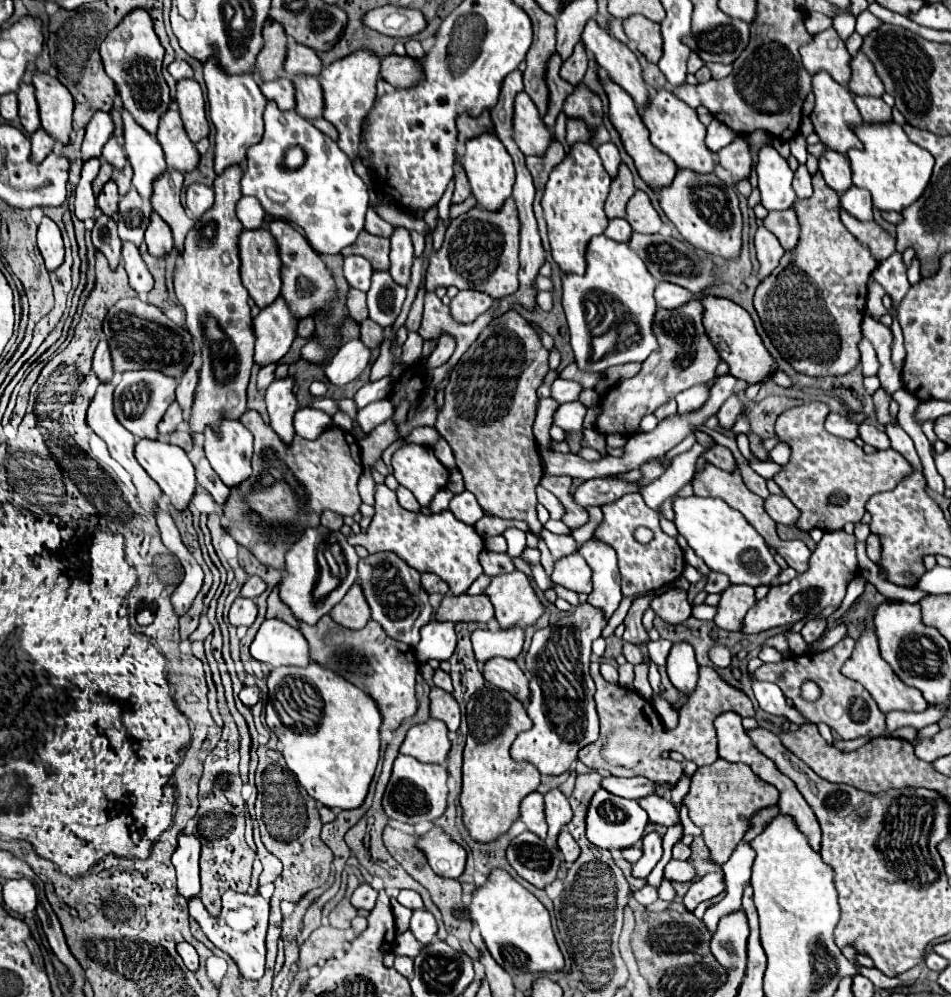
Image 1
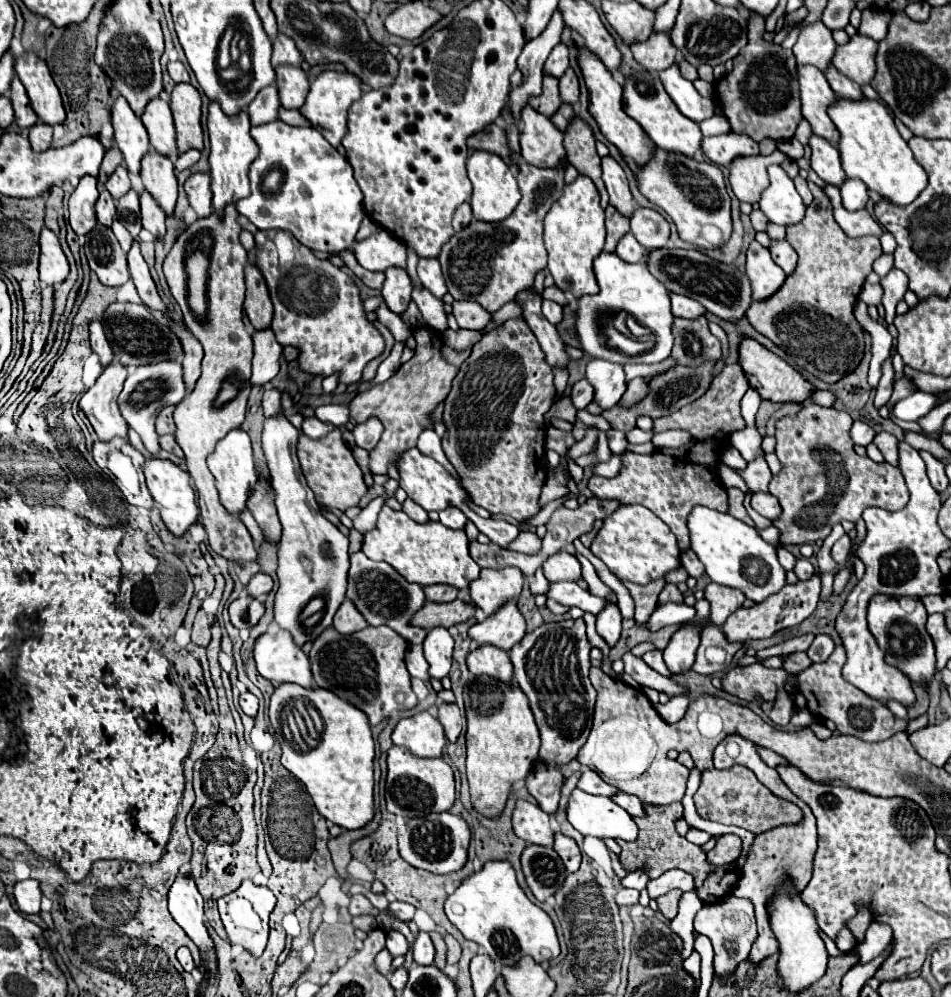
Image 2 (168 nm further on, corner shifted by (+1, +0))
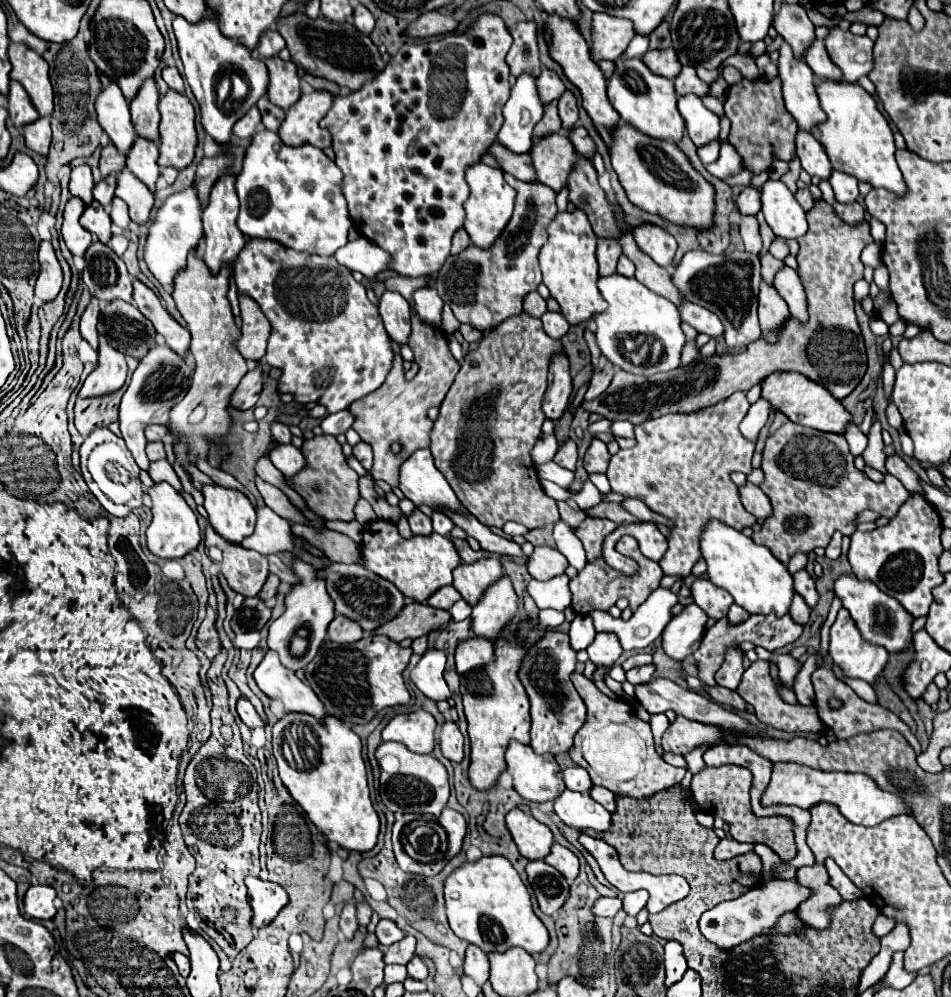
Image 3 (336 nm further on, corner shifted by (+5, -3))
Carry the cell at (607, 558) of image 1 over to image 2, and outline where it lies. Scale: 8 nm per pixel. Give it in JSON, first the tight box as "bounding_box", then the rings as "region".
{"bounding_box":[596,603,622,647],"region":[[[608,603],[606,609],[596,617],[596,631],[610,647],[614,647],[620,639],[622,633],[620,623],[622,623],[622,615],[614,603]]]}

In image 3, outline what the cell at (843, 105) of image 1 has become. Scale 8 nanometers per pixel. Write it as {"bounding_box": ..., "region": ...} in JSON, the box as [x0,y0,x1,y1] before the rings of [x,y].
{"bounding_box":[778,42,826,132],"region":[[[784,42],[780,46],[778,70],[788,112],[798,122],[800,130],[812,132],[818,124],[824,122],[826,114],[820,110],[814,74],[810,66],[806,62],[798,62],[792,54],[792,48]]]}

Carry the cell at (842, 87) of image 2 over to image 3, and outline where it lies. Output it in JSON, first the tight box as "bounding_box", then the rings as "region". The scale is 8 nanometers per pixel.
{"bounding_box":[806,40,842,82],"region":[[[816,40],[810,48],[806,56],[806,64],[812,68],[812,72],[816,74],[816,78],[820,80],[832,80],[832,82],[840,82],[842,80],[842,72],[840,68],[834,66],[834,62],[830,62],[828,52],[824,48],[824,42]]]}

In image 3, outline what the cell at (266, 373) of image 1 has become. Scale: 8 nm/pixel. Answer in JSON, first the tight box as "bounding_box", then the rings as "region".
{"bounding_box":[270,420,292,444],"region":[[[274,420],[274,422],[270,424],[270,430],[272,430],[272,436],[276,438],[276,442],[278,442],[278,444],[288,444],[288,442],[290,442],[290,438],[292,438],[292,434],[290,434],[288,426],[286,426],[286,424],[282,424],[282,422],[278,422],[278,420]]]}

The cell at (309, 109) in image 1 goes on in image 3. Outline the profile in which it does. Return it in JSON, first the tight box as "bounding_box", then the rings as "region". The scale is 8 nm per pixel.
{"bounding_box":[264,56,300,110],"region":[[[280,56],[264,60],[270,84],[268,84],[268,98],[272,104],[288,110],[300,98],[300,78],[296,64],[290,60],[282,60]]]}

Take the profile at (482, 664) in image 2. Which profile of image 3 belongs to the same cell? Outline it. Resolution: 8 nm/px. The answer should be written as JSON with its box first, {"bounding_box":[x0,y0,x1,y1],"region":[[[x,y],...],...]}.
{"bounding_box":[456,636,494,674],"region":[[[474,636],[470,640],[460,642],[460,646],[456,648],[456,670],[458,674],[464,674],[472,668],[492,664],[494,658],[494,644],[490,640]]]}

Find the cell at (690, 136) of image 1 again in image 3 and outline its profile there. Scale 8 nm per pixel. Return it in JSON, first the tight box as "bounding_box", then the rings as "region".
{"bounding_box":[608,58,686,144],"region":[[[640,58],[616,60],[614,76],[608,80],[608,98],[614,110],[620,114],[620,118],[632,128],[640,130],[642,134],[648,134],[652,138],[666,140],[666,142],[676,142],[676,144],[682,140],[686,126],[676,108],[678,96],[674,92],[674,82],[652,74]]]}

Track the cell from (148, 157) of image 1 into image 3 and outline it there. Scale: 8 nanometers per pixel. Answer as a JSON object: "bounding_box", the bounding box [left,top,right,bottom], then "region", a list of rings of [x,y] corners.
{"bounding_box":[96,82,136,156],"region":[[[114,82],[106,88],[102,88],[102,92],[96,100],[96,114],[98,114],[100,126],[112,138],[118,152],[128,156],[128,150],[136,142],[136,132],[130,122],[128,102],[124,100],[120,88]]]}

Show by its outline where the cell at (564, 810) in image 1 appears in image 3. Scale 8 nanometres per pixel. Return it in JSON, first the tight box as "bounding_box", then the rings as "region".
{"bounding_box":[506,742,566,802],"region":[[[512,742],[506,750],[506,764],[514,778],[514,790],[528,802],[556,800],[566,790],[554,756],[538,756],[532,746]]]}

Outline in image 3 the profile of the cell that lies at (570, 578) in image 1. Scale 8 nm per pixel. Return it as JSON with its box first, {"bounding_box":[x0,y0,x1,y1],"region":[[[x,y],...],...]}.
{"bounding_box":[528,546,568,580],"region":[[[548,546],[534,548],[534,554],[528,560],[528,572],[536,580],[550,580],[558,574],[564,574],[568,568],[568,560],[556,550]]]}

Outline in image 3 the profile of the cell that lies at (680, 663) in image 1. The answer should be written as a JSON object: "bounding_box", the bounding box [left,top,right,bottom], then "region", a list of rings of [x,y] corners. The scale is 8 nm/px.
{"bounding_box":[662,604,708,660],"region":[[[688,604],[674,620],[664,628],[662,634],[662,648],[672,660],[686,660],[690,658],[696,648],[700,646],[700,640],[706,632],[708,616],[698,604]]]}

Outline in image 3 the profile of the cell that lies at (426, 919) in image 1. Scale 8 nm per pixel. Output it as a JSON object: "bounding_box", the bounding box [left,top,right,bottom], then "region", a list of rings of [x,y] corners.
{"bounding_box":[408,954,428,980],"region":[[[414,954],[414,958],[408,962],[408,976],[416,978],[416,980],[426,980],[426,976],[428,976],[428,966],[426,966],[424,958],[420,958],[418,954]]]}

